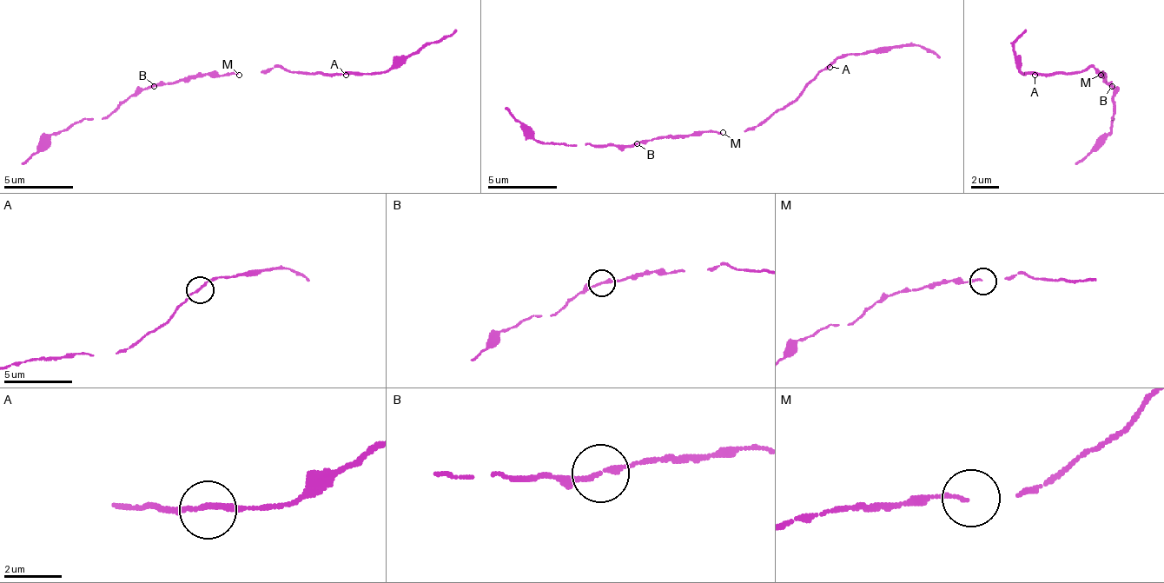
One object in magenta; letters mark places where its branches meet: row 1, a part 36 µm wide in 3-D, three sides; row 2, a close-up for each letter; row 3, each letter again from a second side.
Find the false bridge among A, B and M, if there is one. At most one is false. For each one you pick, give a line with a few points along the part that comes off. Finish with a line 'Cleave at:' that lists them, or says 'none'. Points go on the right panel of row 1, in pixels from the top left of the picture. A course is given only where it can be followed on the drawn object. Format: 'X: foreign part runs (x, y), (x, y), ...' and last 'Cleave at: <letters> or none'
Cleave at: none

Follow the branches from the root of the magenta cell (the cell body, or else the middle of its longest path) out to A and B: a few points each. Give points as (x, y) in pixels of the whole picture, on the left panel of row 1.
A: (239, 75), (270, 71), (274, 68), (307, 71), (311, 75), (346, 75)
B: (239, 75), (187, 75), (177, 82), (153, 85)

